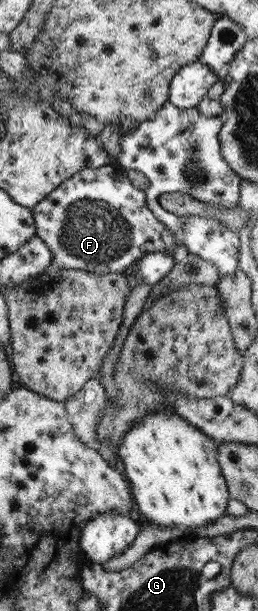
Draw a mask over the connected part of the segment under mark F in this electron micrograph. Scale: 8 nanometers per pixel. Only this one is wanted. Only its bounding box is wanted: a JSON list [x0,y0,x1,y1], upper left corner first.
[31,163,183,274]

